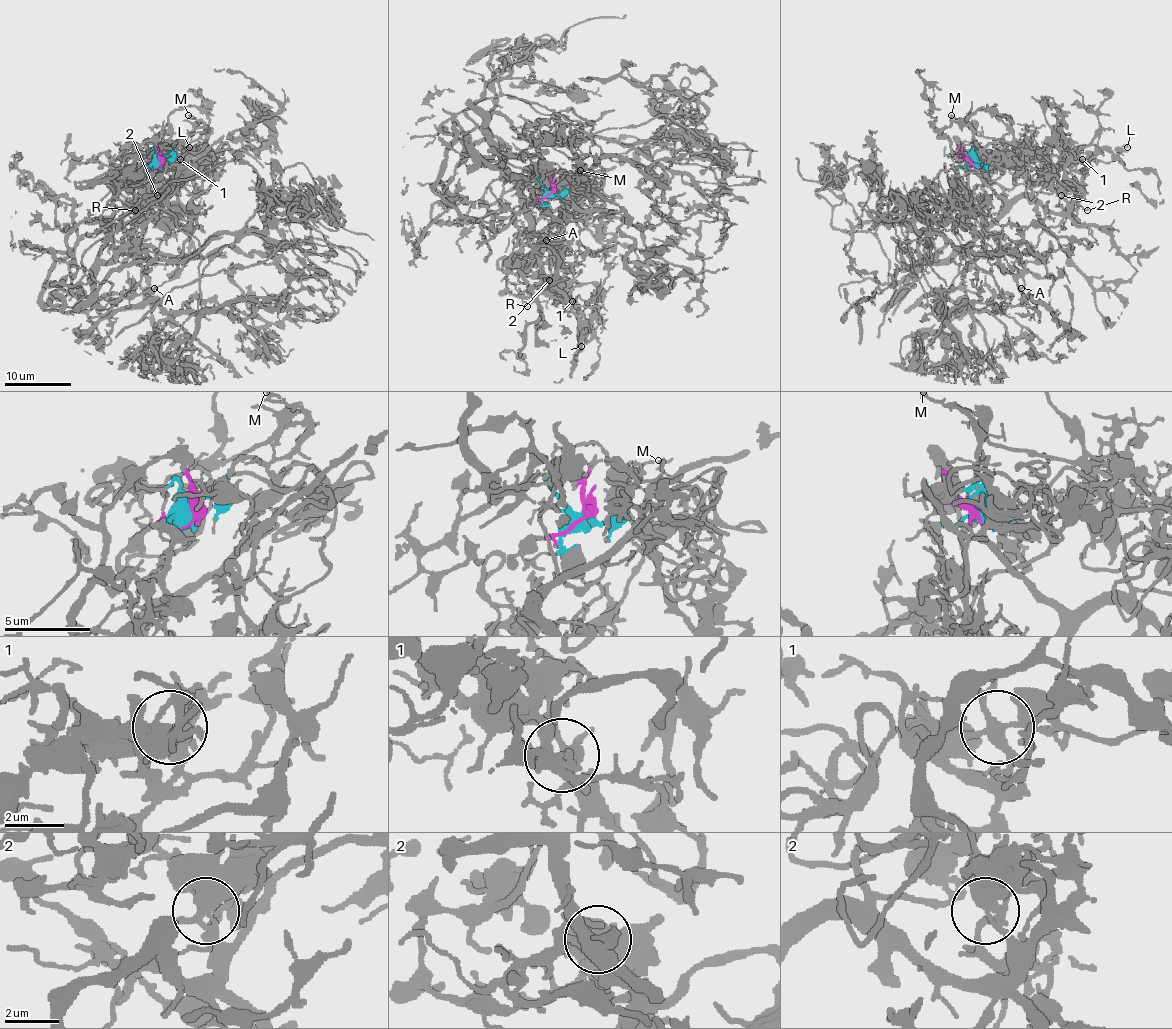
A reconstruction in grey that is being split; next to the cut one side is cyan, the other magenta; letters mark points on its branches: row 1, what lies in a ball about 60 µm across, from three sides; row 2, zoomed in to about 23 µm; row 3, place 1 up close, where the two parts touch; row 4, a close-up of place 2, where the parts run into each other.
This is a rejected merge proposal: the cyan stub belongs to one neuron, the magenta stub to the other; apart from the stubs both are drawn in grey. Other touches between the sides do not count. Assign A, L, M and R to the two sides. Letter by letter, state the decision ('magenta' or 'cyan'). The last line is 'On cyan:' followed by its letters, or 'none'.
A: magenta
L: cyan
M: cyan
R: cyan
On cyan: L, M, R

